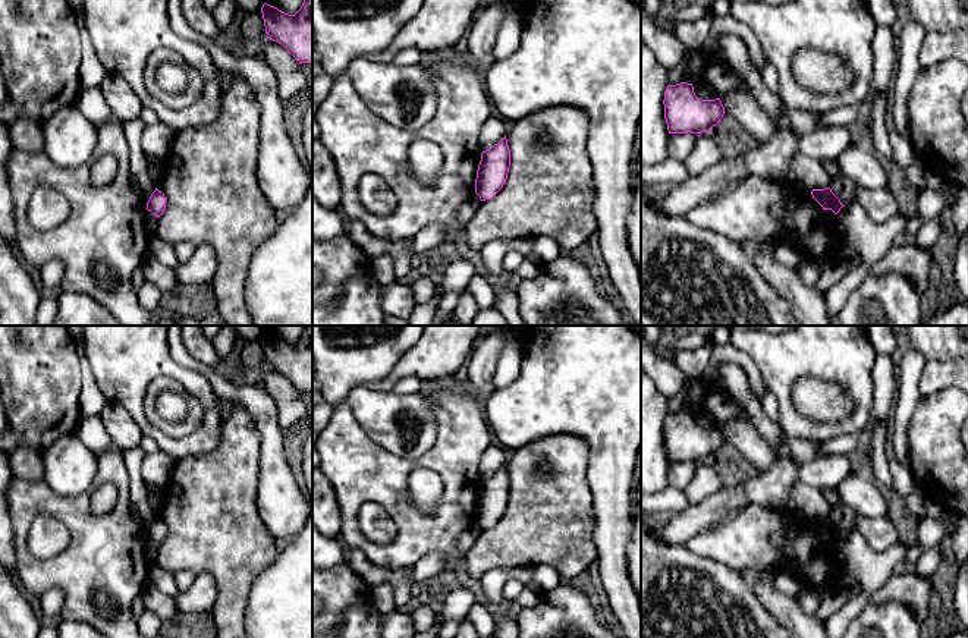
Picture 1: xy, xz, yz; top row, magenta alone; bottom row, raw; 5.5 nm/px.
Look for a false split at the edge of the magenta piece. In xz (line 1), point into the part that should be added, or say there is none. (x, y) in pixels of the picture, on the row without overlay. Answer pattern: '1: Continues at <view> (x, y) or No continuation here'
1: No continuation here

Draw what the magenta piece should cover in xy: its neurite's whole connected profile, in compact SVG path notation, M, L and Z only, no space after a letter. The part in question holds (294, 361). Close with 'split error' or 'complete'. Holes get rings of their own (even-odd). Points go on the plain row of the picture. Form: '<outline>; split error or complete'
M305 326L295 343L267 331L261 342L270 368L282 373L299 392L312 390L312 326Z; complete

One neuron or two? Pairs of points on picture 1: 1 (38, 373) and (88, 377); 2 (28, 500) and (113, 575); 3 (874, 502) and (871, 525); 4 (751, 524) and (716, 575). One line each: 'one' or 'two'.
1: two
2: one
3: two
4: two

